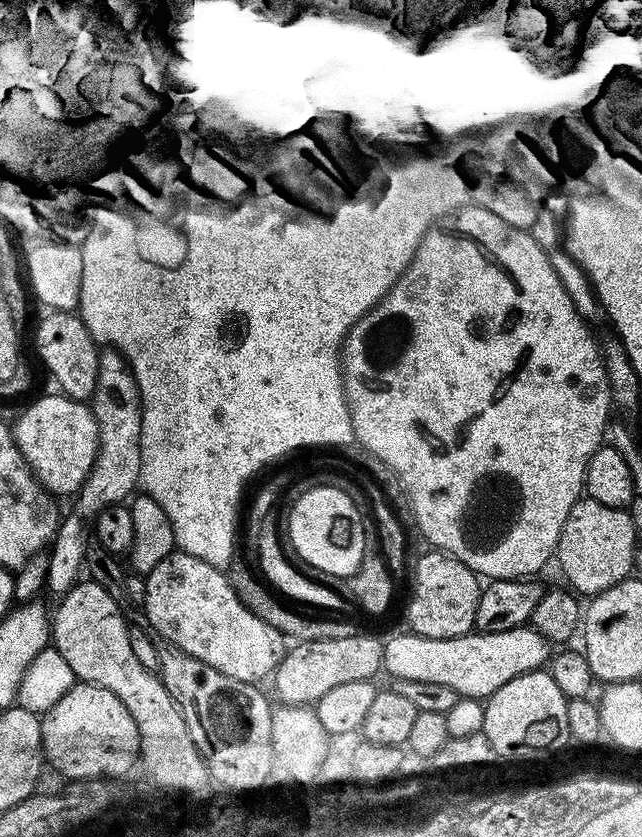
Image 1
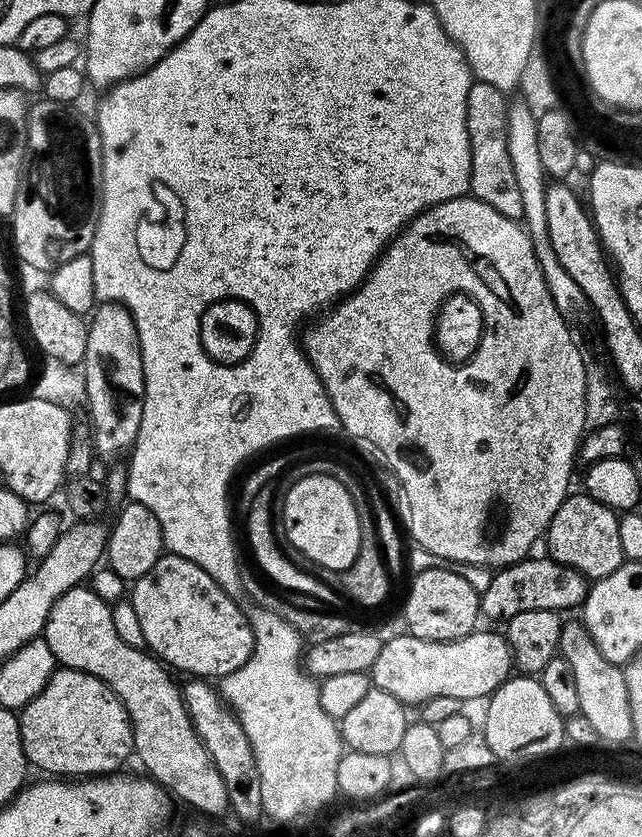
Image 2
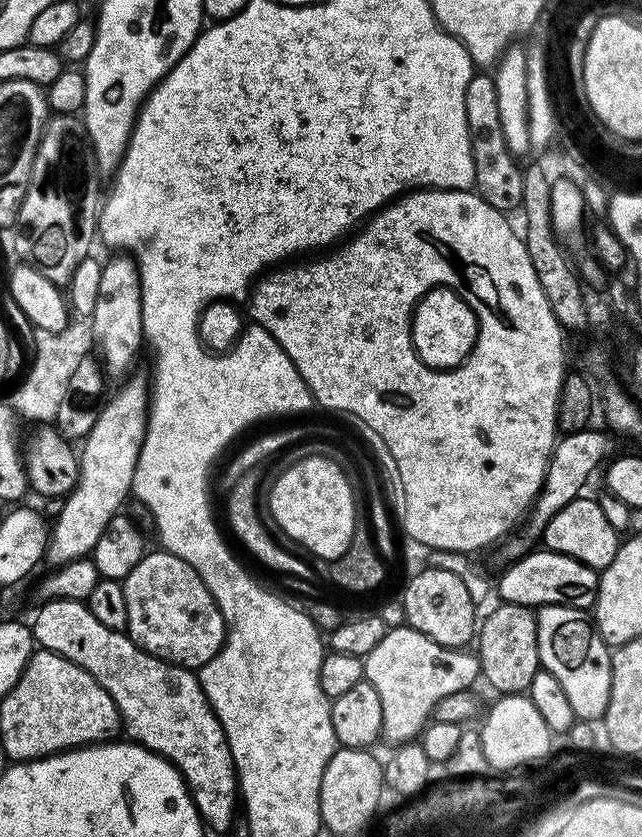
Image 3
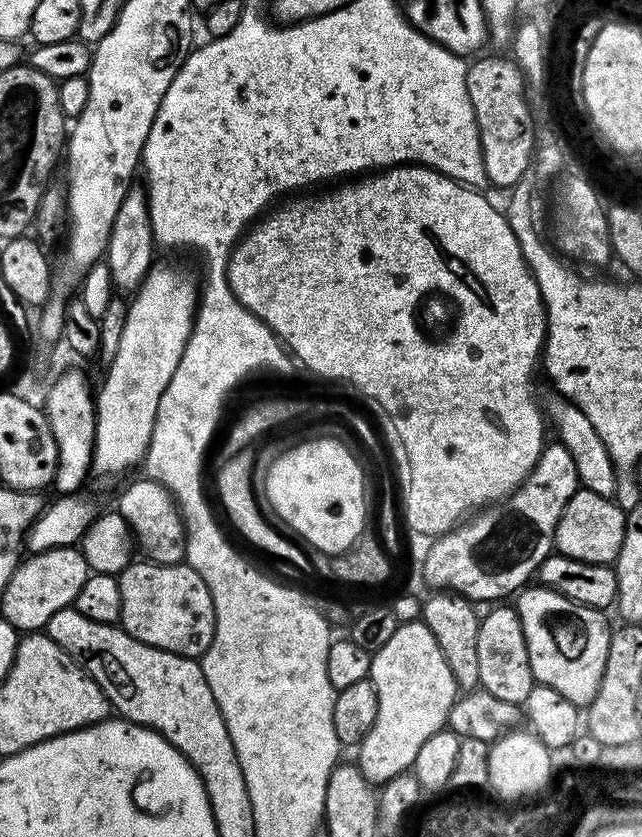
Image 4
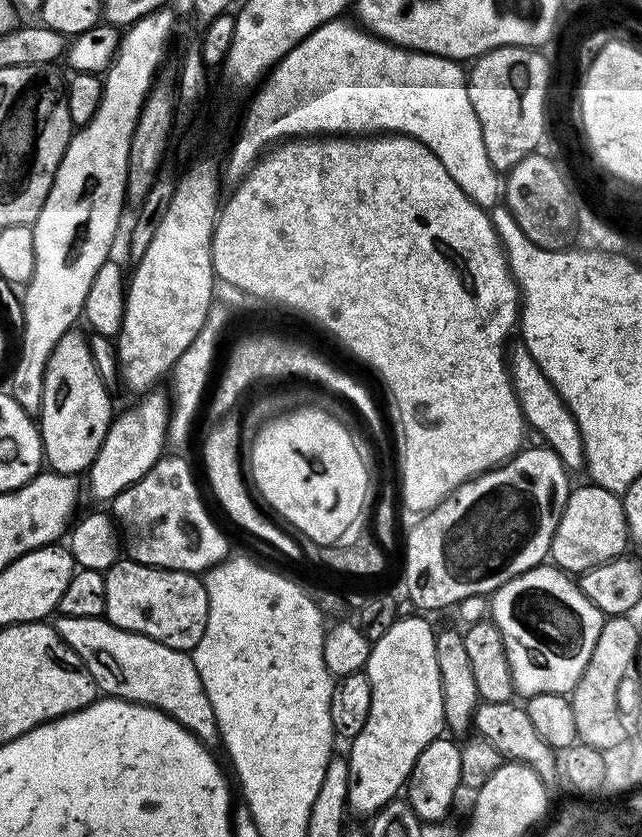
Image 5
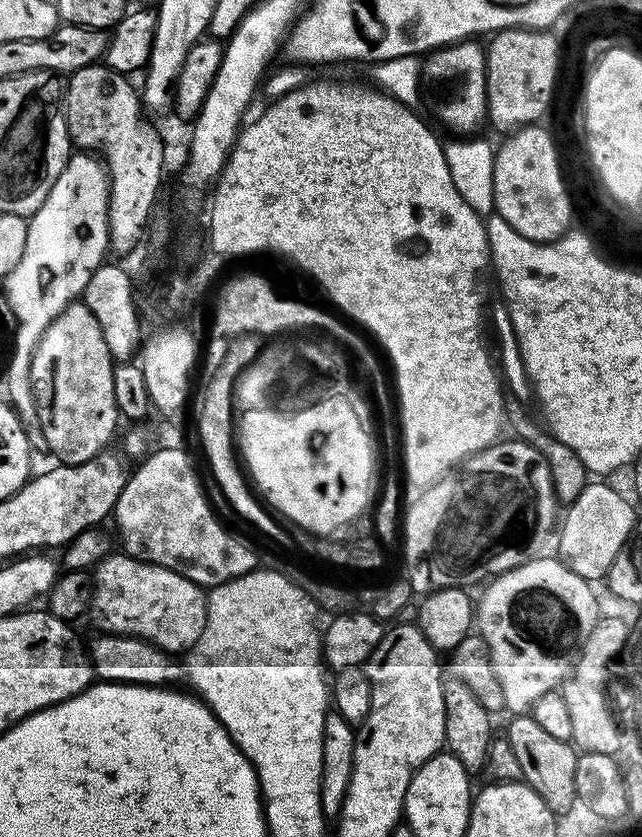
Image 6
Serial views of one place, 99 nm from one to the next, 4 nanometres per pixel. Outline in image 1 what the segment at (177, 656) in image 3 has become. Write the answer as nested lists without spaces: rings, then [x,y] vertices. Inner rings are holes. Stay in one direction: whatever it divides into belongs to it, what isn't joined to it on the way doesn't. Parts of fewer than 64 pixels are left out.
[[[182,551],[170,553],[166,558],[162,558],[162,562],[158,562],[158,566],[154,566],[154,570],[150,570],[144,576],[144,603],[142,605],[143,612],[146,618],[149,619],[151,631],[157,632],[162,638],[168,639],[170,642],[178,646],[191,658],[196,658],[200,662],[204,662],[208,666],[212,666],[221,674],[226,674],[227,677],[236,679],[238,682],[256,684],[265,678],[273,675],[274,669],[280,664],[280,659],[284,657],[286,651],[286,637],[278,630],[274,630],[270,626],[266,626],[266,622],[262,622],[262,618],[258,618],[254,614],[250,614],[250,610],[246,610],[246,606],[238,598],[238,594],[234,594],[234,586],[230,586],[227,575],[221,569],[210,566],[210,562],[202,562],[202,558],[194,558],[194,554],[186,554]]]

